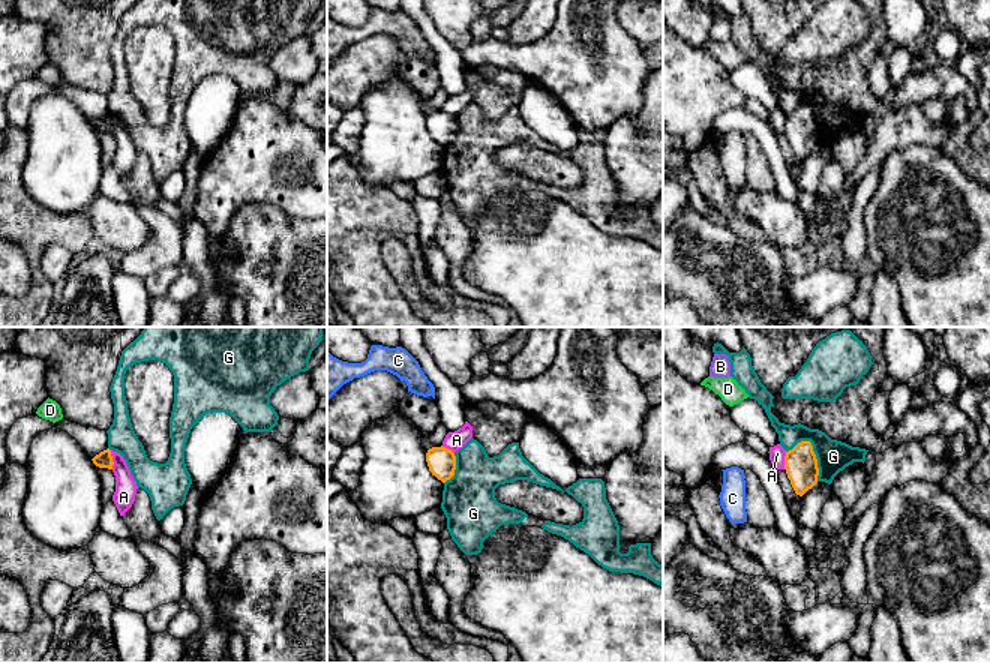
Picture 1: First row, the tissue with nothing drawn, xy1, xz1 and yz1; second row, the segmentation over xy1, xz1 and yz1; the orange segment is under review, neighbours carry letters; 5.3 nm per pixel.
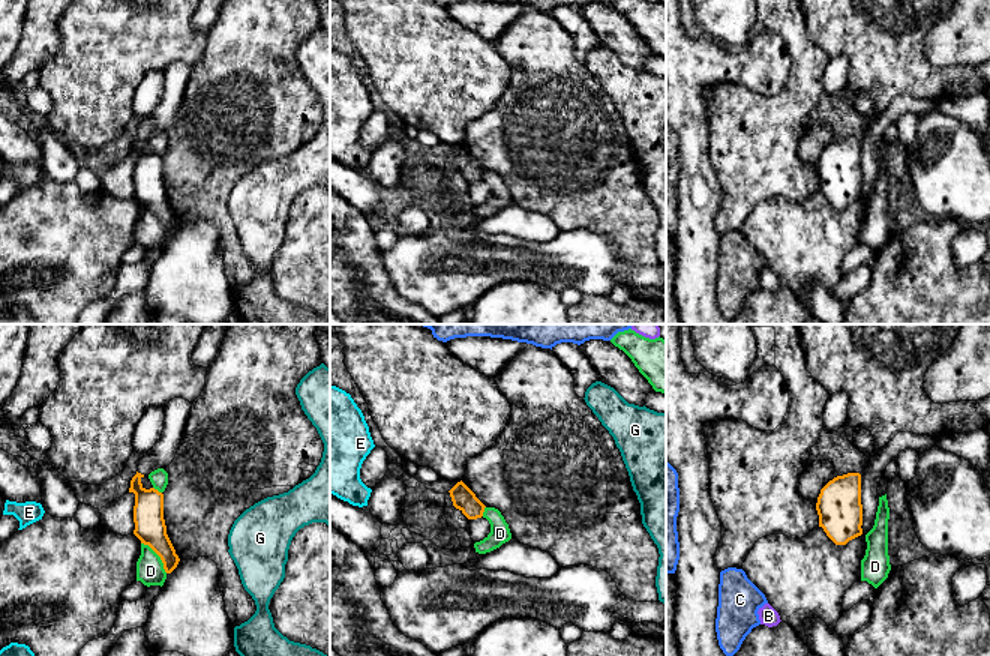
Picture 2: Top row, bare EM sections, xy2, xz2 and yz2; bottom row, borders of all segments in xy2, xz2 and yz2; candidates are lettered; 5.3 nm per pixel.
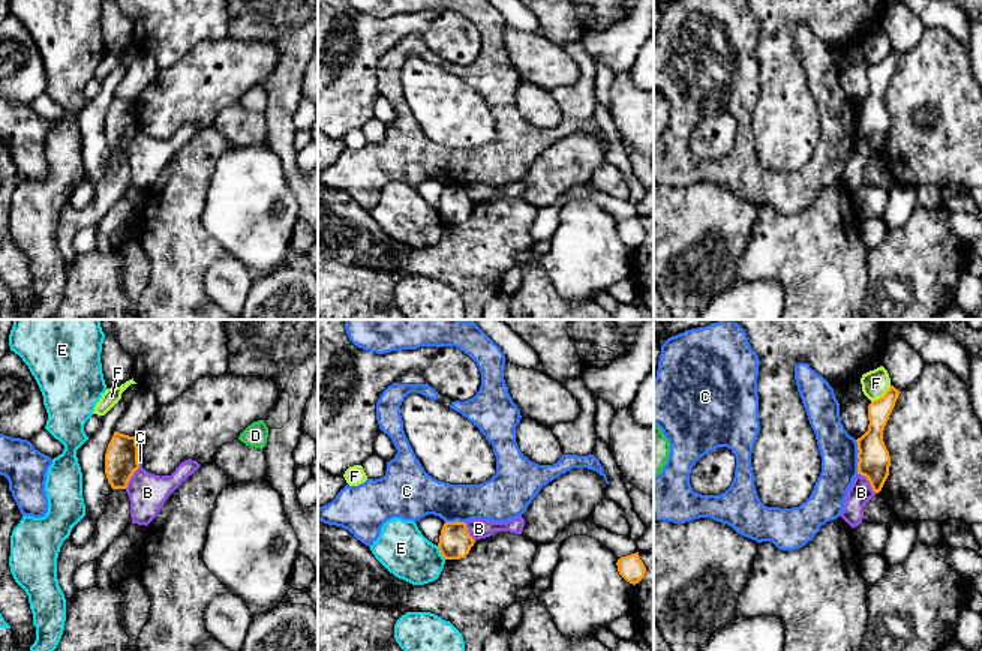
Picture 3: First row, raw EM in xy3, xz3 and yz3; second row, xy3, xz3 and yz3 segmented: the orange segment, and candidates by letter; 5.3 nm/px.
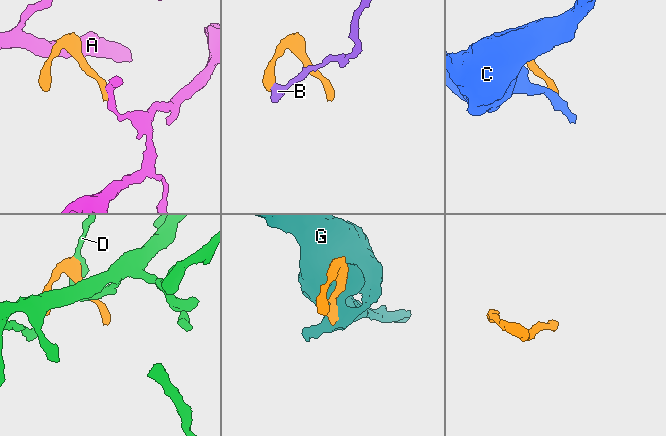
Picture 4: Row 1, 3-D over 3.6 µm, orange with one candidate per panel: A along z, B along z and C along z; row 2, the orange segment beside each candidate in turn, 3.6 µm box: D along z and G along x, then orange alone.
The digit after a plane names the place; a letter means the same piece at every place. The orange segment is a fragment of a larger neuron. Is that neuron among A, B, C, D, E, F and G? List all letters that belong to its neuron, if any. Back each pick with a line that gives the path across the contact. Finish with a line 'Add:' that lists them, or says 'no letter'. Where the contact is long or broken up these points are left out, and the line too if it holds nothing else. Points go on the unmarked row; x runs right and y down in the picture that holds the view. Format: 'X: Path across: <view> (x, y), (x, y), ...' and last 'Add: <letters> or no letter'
Add: no letter

